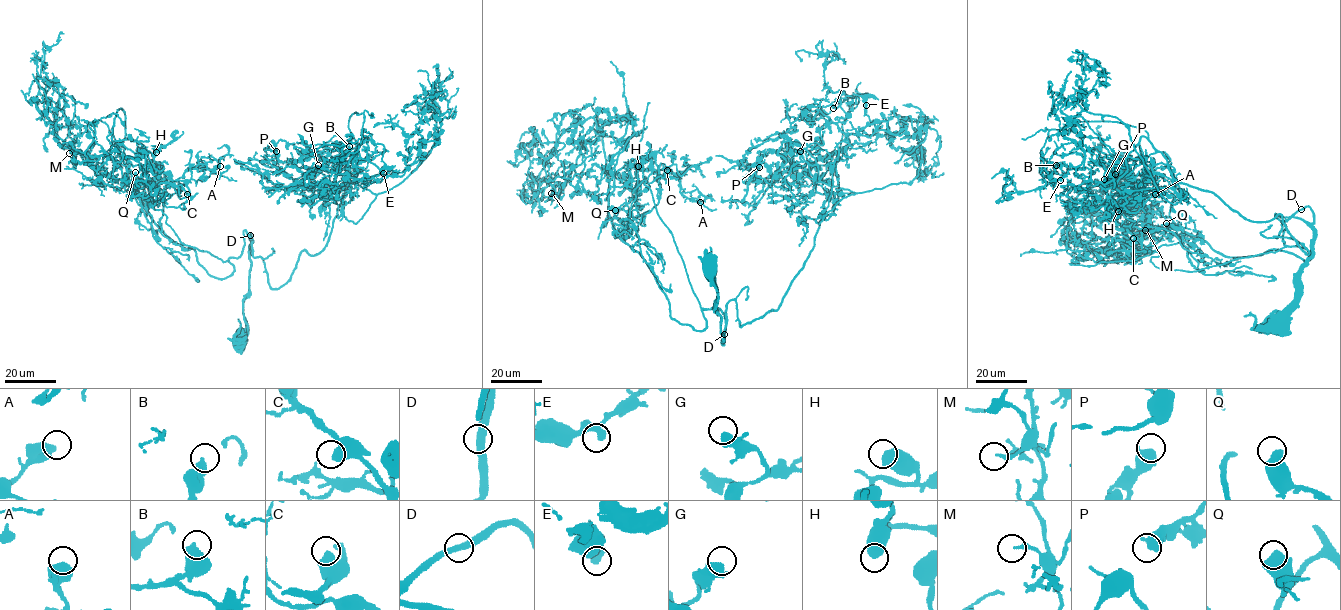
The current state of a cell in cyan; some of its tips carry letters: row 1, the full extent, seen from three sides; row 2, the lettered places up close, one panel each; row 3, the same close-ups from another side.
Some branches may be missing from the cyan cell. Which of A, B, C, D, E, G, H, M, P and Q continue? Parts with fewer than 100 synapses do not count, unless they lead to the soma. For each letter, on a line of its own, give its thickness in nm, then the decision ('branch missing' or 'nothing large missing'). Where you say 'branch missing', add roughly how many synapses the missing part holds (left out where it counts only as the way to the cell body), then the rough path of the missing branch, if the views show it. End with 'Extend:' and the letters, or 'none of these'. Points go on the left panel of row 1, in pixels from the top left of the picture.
A: 550 nm thick; nothing large missing
B: 480 nm thick; nothing large missing
C: 600 nm thick; nothing large missing
D: 360 nm thick; nothing large missing
E: 320 nm thick; nothing large missing
G: 420 nm thick; nothing large missing
H: 700 nm thick; branch missing; about 120 synapses; missing branch runs (156, 152), (147, 159), (134, 159), (108, 130), (82, 132), (72, 117), (75, 113), (79, 114)
M: 200 nm thick; nothing large missing
P: 600 nm thick; nothing large missing
Q: 650 nm thick; nothing large missing
Extend: H

